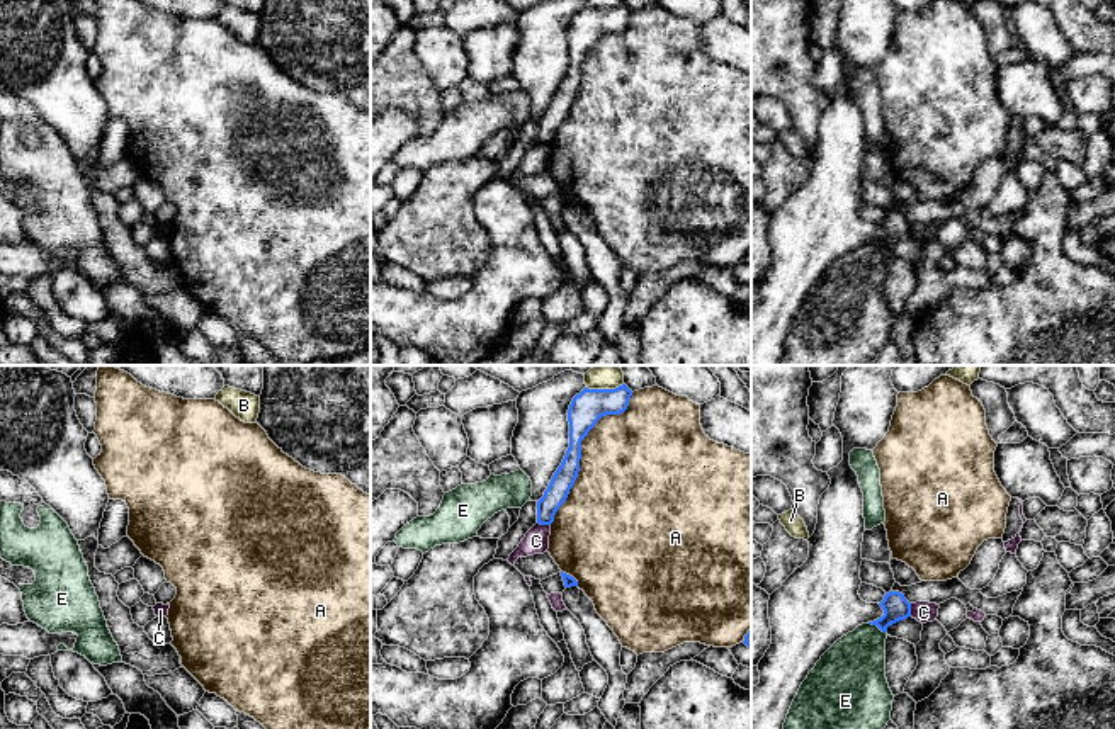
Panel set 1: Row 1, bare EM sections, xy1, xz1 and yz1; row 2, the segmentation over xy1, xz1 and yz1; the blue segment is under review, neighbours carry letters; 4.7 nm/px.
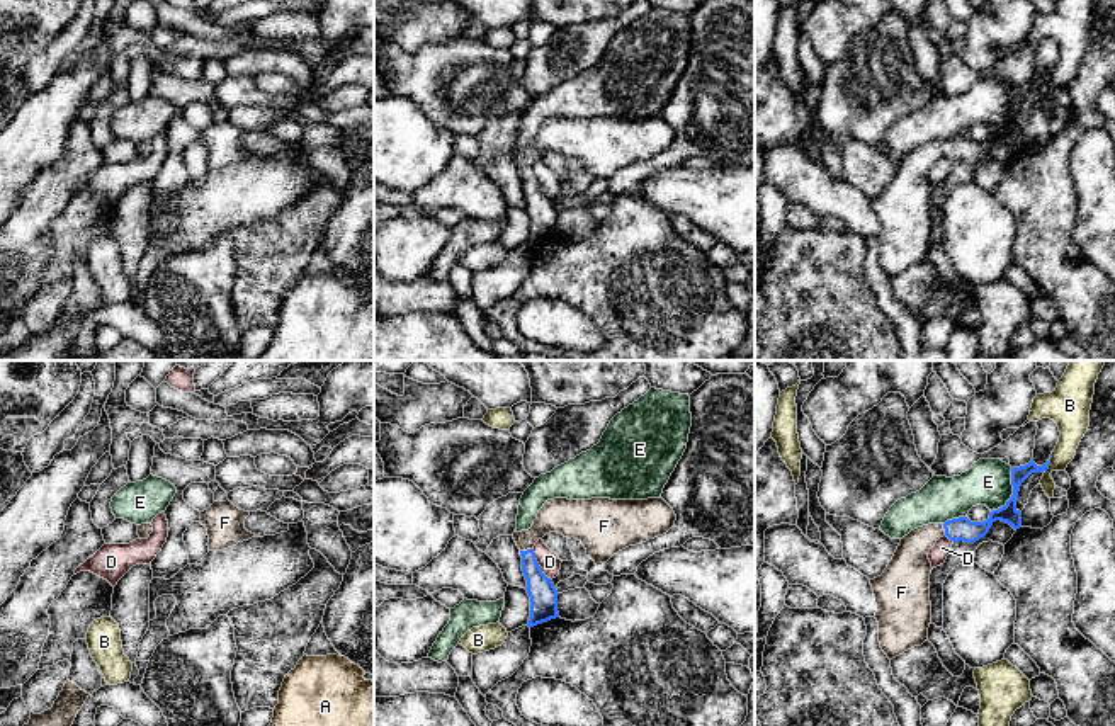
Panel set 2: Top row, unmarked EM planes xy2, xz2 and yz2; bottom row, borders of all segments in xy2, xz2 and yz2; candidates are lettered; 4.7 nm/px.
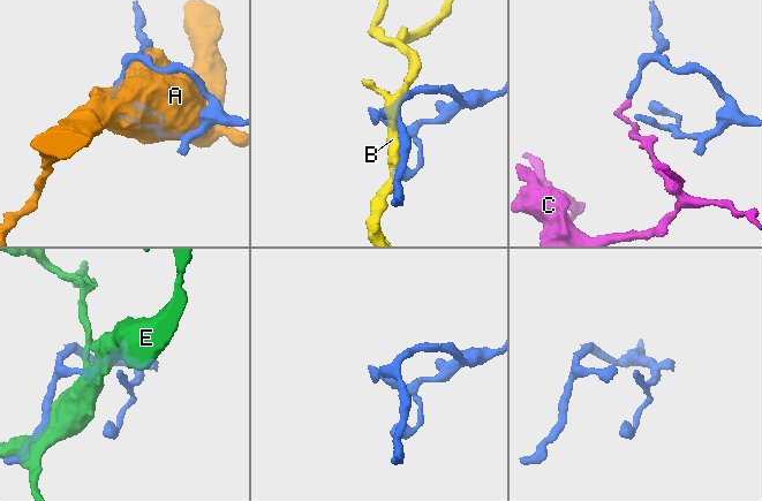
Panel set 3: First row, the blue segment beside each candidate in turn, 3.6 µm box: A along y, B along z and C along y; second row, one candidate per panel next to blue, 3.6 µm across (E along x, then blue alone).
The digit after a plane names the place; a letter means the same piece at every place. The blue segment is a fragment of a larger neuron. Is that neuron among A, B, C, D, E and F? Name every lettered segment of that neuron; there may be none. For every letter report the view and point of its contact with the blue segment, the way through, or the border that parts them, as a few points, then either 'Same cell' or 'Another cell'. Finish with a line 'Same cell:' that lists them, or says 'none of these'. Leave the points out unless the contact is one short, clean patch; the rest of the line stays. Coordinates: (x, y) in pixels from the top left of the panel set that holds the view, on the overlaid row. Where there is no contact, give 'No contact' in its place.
A: Touches blue at xz1 (580, 451). Another cell
B: Touches blue at yz2 (1049, 463). Another cell
C: Touches blue at xz1 (544, 524). Boundary: xz1 (537, 522), (549, 525). Another cell
D: Touches blue at xz2 (537, 565). Boundary: xz2 (532, 550), (537, 565), (551, 580). Another cell
E: Touches blue at yz2 (1013, 493). Another cell
F: Touches blue at xz2 (527, 550). Path across: xz2 (543, 594), (529, 565), (527, 550), (551, 517), (568, 517). Same cell
Same cell: F

